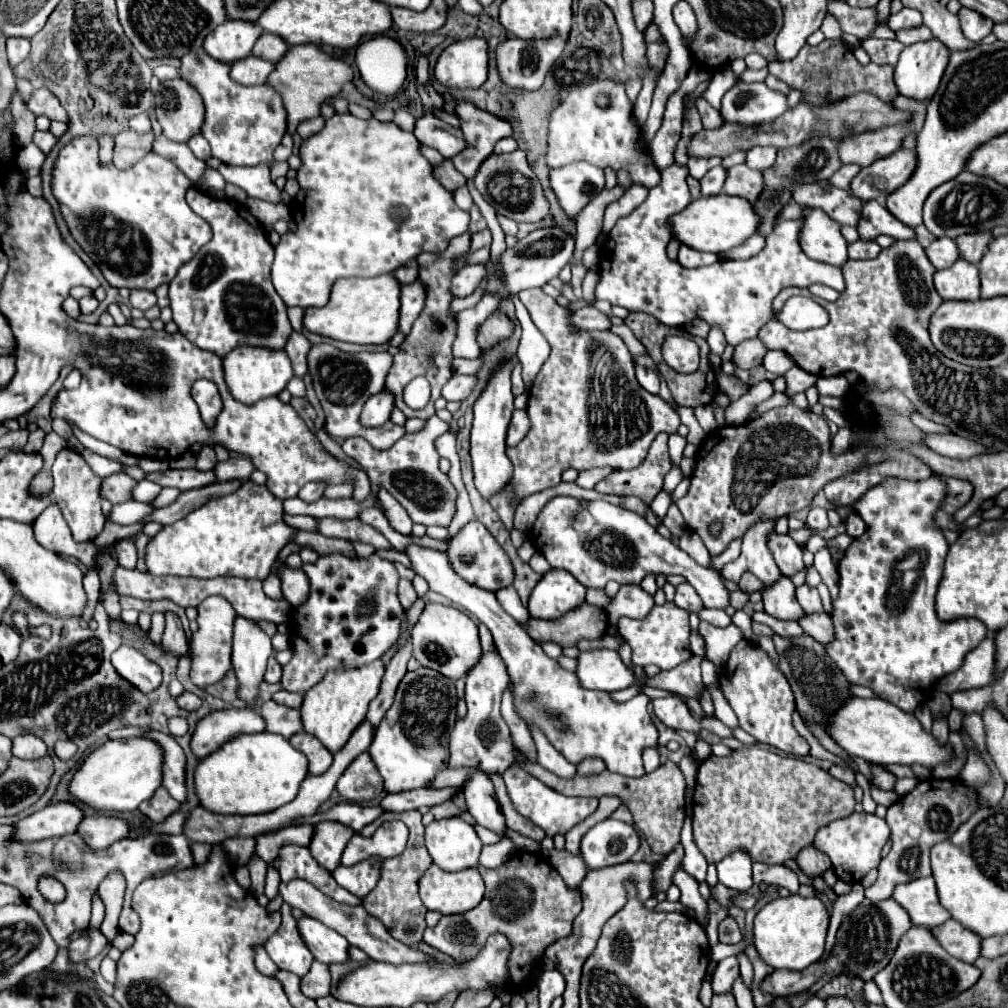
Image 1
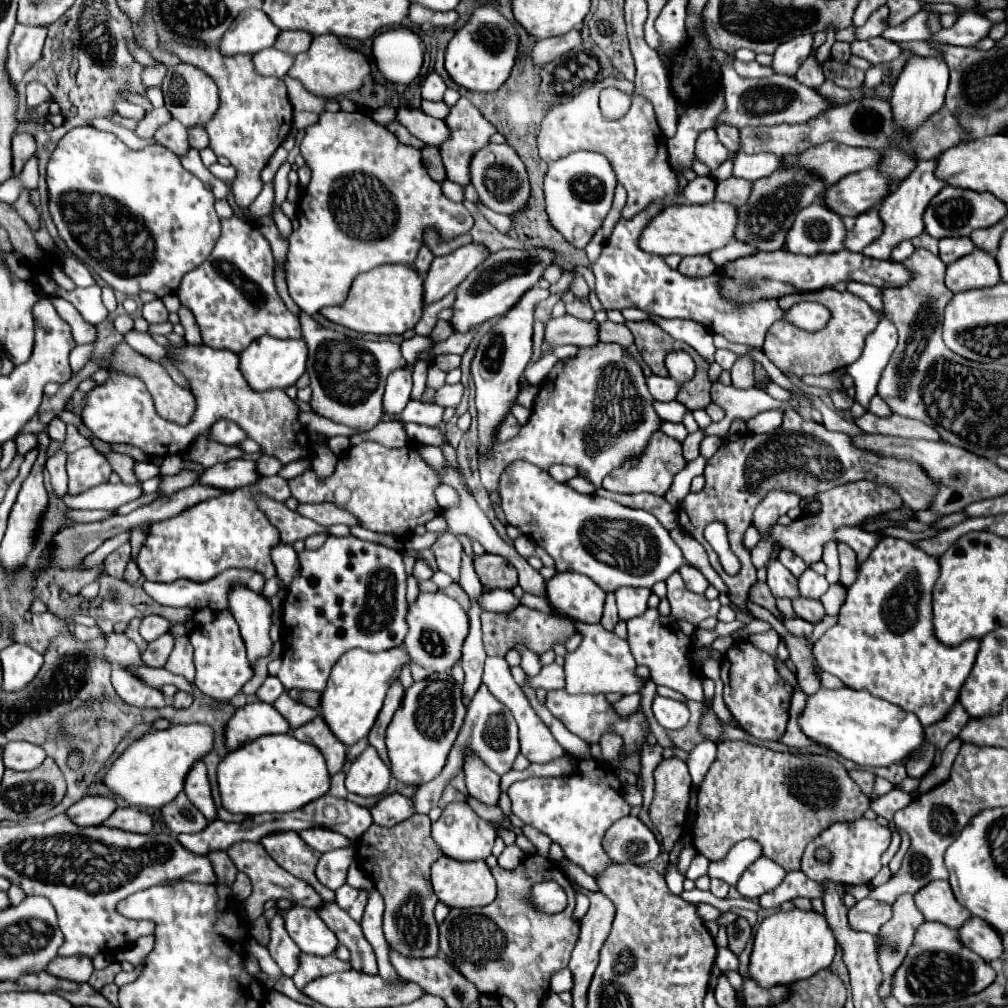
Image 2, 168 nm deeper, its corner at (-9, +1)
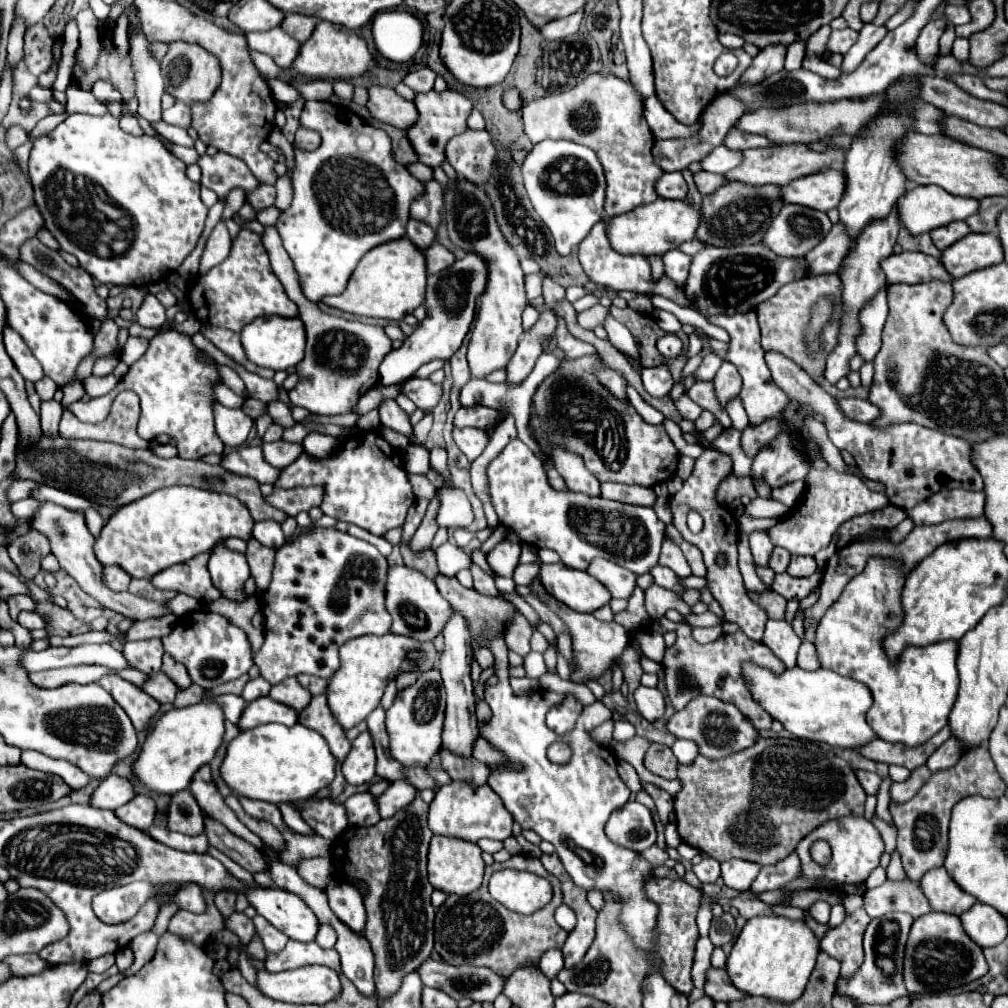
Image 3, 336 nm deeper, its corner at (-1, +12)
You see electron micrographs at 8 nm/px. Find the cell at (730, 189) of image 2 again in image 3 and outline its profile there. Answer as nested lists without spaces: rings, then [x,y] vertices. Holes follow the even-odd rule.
[[[695,172],[693,182],[701,194],[711,194],[717,186],[727,184],[727,182],[723,182],[721,174],[707,174],[707,172]]]

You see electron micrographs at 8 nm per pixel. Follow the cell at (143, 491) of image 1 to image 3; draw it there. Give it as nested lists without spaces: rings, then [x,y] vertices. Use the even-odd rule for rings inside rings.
[[[15,480],[15,482],[11,484],[11,488],[7,488],[7,498],[9,498],[11,502],[21,500],[21,498],[27,498],[29,492],[31,492],[33,488],[37,488],[37,486],[41,486],[41,484],[39,484],[39,482],[33,482],[33,480]]]

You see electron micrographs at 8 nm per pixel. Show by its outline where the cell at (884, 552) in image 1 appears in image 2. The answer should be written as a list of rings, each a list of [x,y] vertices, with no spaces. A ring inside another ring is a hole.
[[[881,537],[871,555],[859,565],[857,581],[847,589],[847,599],[839,611],[835,627],[815,643],[813,653],[823,671],[837,675],[847,687],[867,689],[879,699],[897,703],[905,711],[919,717],[923,727],[945,717],[947,709],[957,701],[959,689],[973,669],[979,653],[979,639],[967,639],[957,647],[949,647],[935,637],[933,629],[933,587],[939,579],[939,557],[931,557],[913,541],[897,537]]]

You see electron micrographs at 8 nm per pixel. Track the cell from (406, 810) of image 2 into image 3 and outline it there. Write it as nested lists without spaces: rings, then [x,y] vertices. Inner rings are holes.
[[[363,792],[347,798],[345,814],[349,826],[373,826],[375,822],[379,822],[379,812],[375,810],[375,796]]]

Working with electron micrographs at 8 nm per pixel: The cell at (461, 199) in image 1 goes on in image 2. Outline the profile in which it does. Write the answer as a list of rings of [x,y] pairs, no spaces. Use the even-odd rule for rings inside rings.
[[[443,181],[441,187],[443,187],[443,193],[445,193],[451,201],[463,203],[463,199],[465,199],[465,187],[463,187],[463,185],[455,185],[453,181]]]

